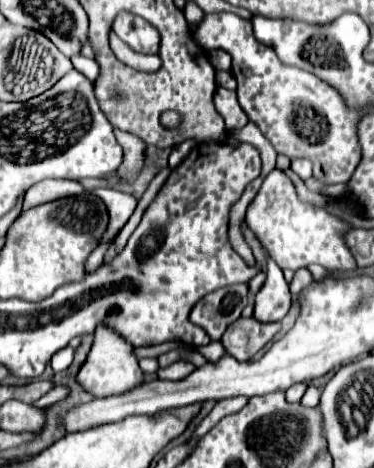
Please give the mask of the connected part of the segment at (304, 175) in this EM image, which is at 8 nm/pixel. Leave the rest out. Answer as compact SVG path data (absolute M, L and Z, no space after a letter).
M295 159L291 163L291 169L293 169L293 173L297 173L301 177L301 181L307 181L311 177L311 163L305 159Z

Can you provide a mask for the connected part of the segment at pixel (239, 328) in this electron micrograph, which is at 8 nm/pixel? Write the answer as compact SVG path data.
M237 319L221 337L221 343L229 355L239 361L249 361L259 349L263 349L279 331L279 323L259 323L251 319Z

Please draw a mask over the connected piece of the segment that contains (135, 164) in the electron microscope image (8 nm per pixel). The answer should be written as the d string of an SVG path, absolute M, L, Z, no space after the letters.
M115 129L115 137L117 137L117 143L121 145L123 149L123 161L119 165L119 169L115 173L109 173L105 177L105 181L109 183L133 183L139 175L139 171L143 169L143 163L145 163L145 143L139 141L139 137L127 133L127 131L121 131L121 129Z

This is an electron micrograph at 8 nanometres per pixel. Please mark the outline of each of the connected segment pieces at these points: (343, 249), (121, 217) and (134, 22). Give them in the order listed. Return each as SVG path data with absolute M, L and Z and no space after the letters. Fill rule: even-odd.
M273 169L263 179L257 197L247 209L245 223L281 269L297 271L311 263L323 265L329 271L353 271L357 267L351 251L347 249L347 245L343 245L343 235L347 233L347 229L351 229L351 225L329 215L323 209L301 203L291 179L279 169Z
M109 187L107 189L93 189L91 193L97 195L99 199L103 199L103 203L107 205L107 211L109 211L109 225L107 225L107 231L103 233L99 243L113 243L117 233L123 229L123 225L131 217L131 213L137 205L137 199L131 193L109 189Z
M121 11L115 17L113 31L123 43L127 43L137 53L143 53L143 55L159 53L159 41L161 41L159 31L151 23L147 23L145 19L129 11Z

